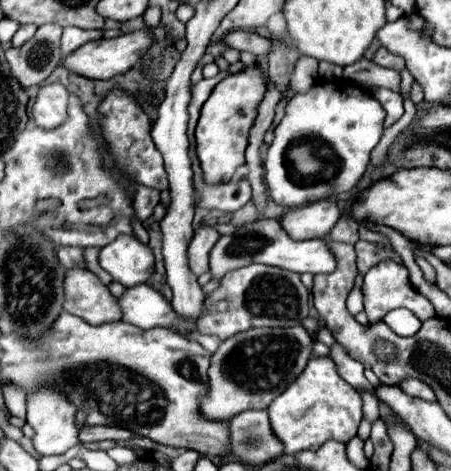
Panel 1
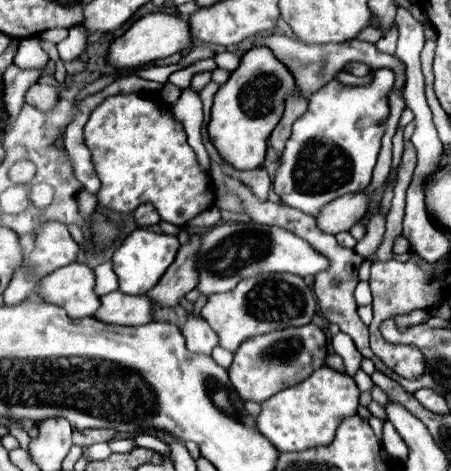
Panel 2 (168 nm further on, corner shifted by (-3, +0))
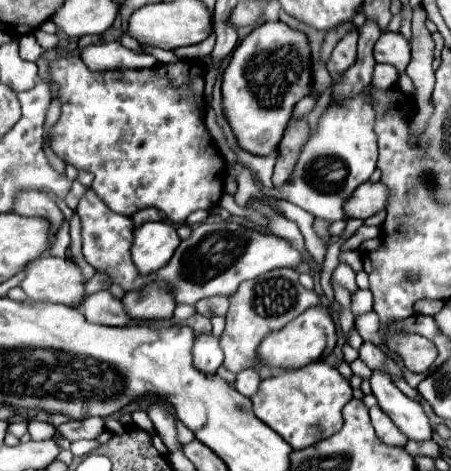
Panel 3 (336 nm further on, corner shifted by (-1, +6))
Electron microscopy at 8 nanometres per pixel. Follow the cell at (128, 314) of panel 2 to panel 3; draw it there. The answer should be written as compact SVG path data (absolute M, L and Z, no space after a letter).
M100 290L90 294L84 300L84 316L94 324L108 324L108 326L126 326L130 324L130 316L120 298L110 294L108 290Z

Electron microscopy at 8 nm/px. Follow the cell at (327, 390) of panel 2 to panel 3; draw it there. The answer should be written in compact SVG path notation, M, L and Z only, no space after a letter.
M312 362L300 370L292 370L292 372L284 372L280 376L274 378L266 378L260 382L258 392L252 396L252 404L254 404L254 414L268 424L274 432L278 432L294 450L302 450L308 448L324 438L330 438L332 434L336 434L342 428L342 406L346 402L352 400L352 386L350 382L340 376L340 372L326 364L326 362Z

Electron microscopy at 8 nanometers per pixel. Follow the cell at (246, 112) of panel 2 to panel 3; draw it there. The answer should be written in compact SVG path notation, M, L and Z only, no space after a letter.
M266 22L254 28L232 52L230 64L222 76L224 116L238 146L256 156L272 154L276 150L276 142L280 142L284 126L292 118L296 102L310 88L312 62L306 36L282 22Z

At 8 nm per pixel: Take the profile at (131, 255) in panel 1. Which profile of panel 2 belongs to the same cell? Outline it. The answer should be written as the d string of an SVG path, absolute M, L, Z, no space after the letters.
M136 228L126 240L116 248L112 262L114 262L114 272L120 280L120 292L124 294L146 294L168 270L168 266L174 262L176 252L178 252L178 238L170 234L152 232L146 228Z

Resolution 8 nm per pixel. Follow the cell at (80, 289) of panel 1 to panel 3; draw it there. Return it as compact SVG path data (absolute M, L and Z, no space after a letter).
M44 256L26 266L22 290L30 300L48 300L66 306L80 306L86 298L84 276L74 260Z

